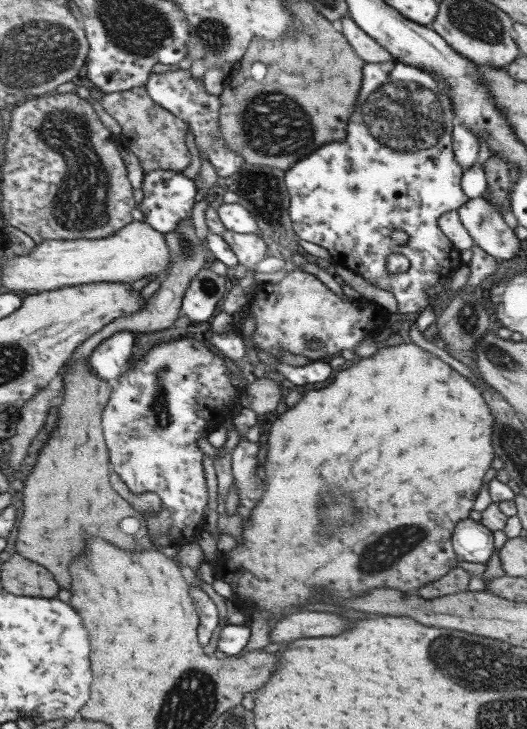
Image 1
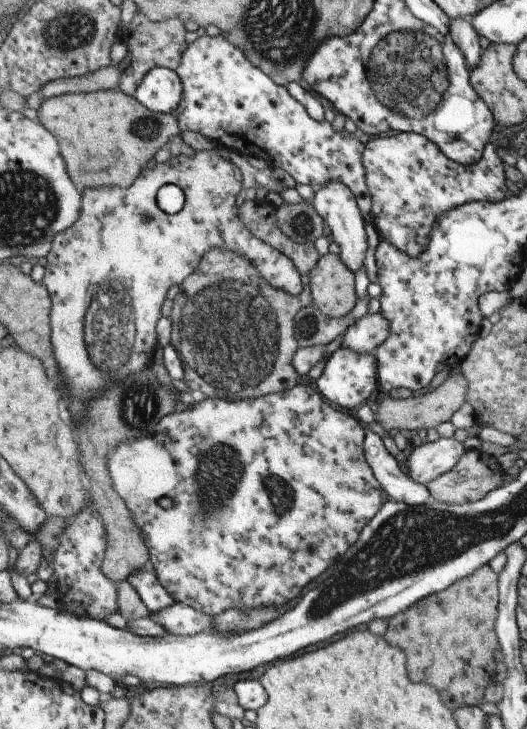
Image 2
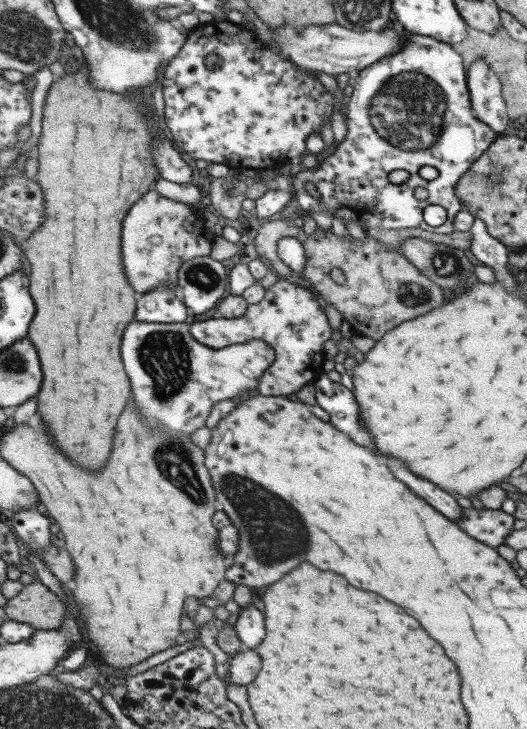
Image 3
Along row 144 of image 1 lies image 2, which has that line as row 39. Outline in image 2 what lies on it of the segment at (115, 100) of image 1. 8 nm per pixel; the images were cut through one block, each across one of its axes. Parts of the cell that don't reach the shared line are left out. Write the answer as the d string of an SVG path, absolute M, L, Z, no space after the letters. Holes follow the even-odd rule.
M135 13L127 28L127 53L123 60L118 64L120 79L118 89L126 95L135 90L137 83L143 75L153 67L165 67L176 70L180 65L183 51L188 45L185 43L185 28L183 23L177 19L166 21L150 21L141 13Z

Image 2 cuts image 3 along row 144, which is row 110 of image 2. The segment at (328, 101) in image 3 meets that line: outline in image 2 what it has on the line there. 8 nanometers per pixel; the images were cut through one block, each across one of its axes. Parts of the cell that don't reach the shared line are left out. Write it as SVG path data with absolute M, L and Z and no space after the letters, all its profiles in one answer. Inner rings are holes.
M221 34L216 36L205 35L203 37L197 37L193 42L186 46L180 60L180 65L176 68L175 72L182 84L181 100L176 106L176 123L181 133L183 131L197 131L199 134L209 137L213 142L215 142L215 144L217 144L219 149L237 151L245 156L262 158L268 166L281 167L291 178L293 178L296 184L319 188L327 181L339 181L350 190L351 194L353 194L364 222L371 223L371 220L373 220L373 217L370 216L371 197L369 196L367 187L364 183L364 170L361 164L361 155L364 149L364 144L355 140L355 137L345 130L333 132L330 124L325 120L314 121L307 112L305 112L305 107L301 106L301 104L299 104L294 98L291 98L291 95L287 92L284 85L274 83L266 74L263 74L263 72L261 72L261 70L256 66L253 66L252 63L249 62L249 59L245 58L245 55L241 52L240 48L233 46L230 41L223 38L223 35Z

